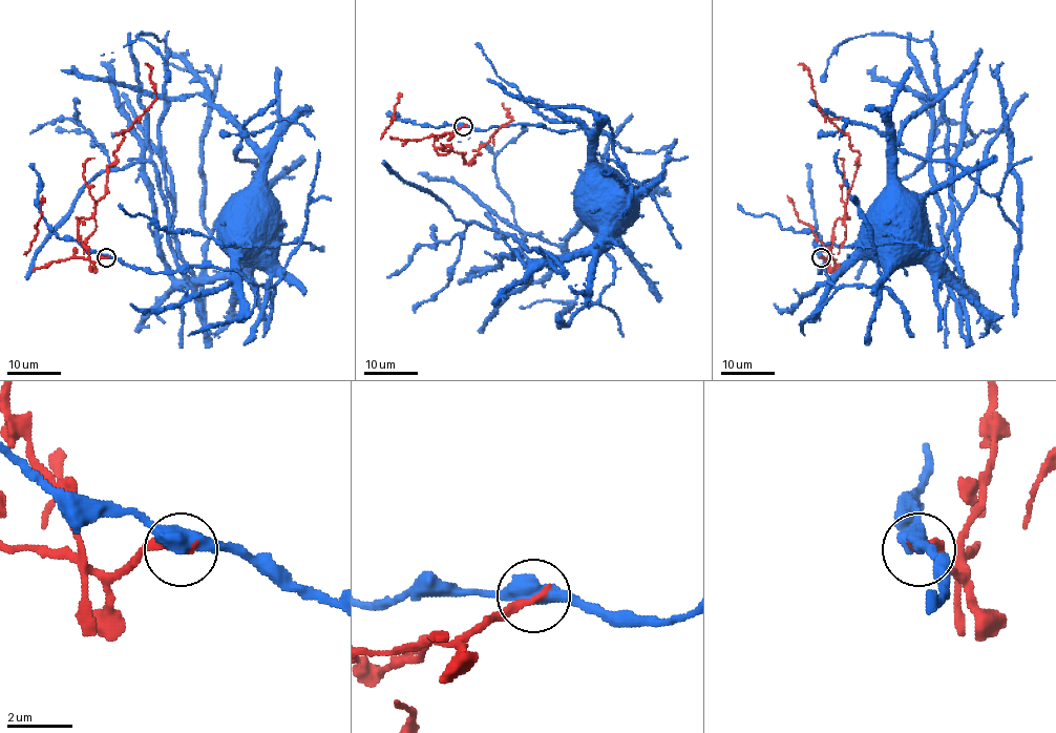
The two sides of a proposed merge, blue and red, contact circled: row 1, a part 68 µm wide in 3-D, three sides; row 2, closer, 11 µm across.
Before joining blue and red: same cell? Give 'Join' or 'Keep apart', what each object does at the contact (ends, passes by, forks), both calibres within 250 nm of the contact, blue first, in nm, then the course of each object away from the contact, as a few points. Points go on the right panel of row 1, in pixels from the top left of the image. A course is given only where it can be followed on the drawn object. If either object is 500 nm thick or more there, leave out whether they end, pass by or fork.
Keep apart. Thickness 500 nm (blue) against 260 nm. Course of blue: (820, 258), (824, 264), (819, 273), (824, 266), (835, 286), (879, 286), (885, 274), (882, 244), (887, 250). Course of red: (820, 258), (828, 259), (832, 227), (848, 218), (859, 153), (822, 112), (809, 72), (798, 64)

